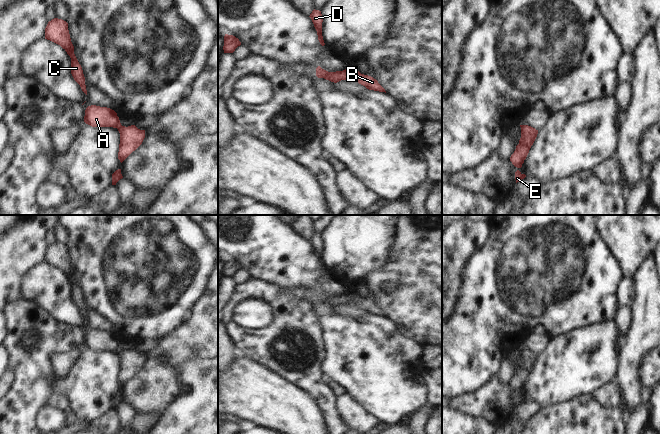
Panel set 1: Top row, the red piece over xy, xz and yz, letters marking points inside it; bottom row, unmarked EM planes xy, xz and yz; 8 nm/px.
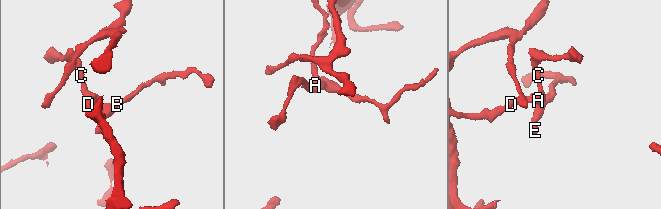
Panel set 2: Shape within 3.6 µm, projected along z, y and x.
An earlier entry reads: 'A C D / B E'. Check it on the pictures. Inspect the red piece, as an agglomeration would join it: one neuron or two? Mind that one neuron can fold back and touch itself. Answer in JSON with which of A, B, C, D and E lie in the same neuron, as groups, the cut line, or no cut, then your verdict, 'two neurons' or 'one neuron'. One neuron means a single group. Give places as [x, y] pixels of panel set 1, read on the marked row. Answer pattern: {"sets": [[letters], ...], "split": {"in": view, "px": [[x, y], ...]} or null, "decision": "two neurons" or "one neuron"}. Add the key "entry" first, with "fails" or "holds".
{"entry": "fails", "sets": [["A", "B", "C", "D", "E"]], "split": null, "decision": "one neuron"}

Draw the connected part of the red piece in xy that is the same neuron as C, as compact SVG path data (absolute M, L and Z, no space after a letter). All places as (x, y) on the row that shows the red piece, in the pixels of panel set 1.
M58 18L49 21L45 28L45 39L60 45L70 56L71 74L74 80L80 85L82 91L87 95L85 77L82 67L74 54L74 46L71 42L68 23Z

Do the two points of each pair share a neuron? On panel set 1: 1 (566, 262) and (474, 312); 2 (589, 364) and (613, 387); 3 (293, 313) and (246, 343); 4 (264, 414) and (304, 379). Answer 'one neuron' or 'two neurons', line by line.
1: one neuron
2: two neurons
3: one neuron
4: two neurons

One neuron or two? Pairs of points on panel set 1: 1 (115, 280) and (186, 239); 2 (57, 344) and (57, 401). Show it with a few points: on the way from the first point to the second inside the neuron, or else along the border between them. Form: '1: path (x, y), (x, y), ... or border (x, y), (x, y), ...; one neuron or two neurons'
1: path (132, 264), (155, 241), (168, 241); one neuron
2: border (53, 392), (47, 398), (44, 406); two neurons

